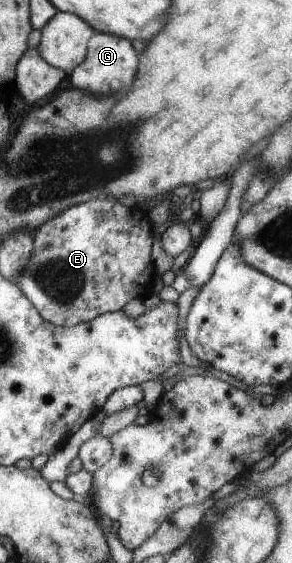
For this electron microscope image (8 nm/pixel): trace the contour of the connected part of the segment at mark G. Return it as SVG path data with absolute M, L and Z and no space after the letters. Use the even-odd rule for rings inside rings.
M95 32L88 39L84 60L69 72L70 84L90 94L112 94L114 90L126 88L134 80L136 60L136 52L126 38Z

